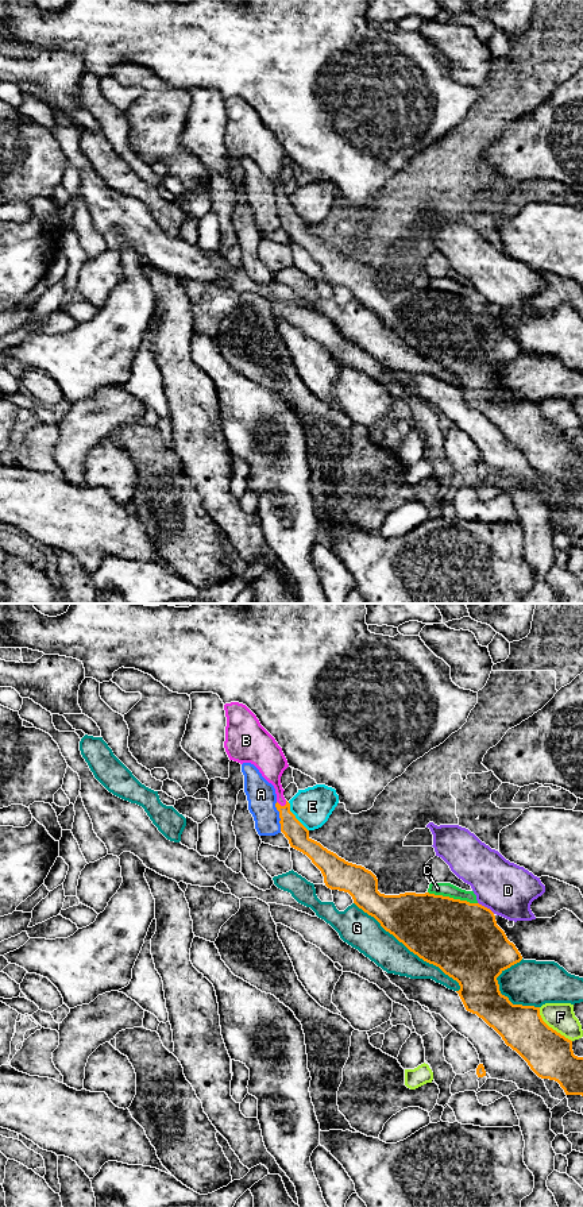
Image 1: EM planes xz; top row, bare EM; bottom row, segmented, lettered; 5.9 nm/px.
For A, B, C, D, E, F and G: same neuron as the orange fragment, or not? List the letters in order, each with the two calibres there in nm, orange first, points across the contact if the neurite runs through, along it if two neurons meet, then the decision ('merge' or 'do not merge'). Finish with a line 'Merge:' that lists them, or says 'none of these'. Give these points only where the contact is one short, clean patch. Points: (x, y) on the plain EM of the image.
A: 130 nm thick on the orange side, 170 nm on the other; do not merge
B: 130 nm thick on the orange side, 160 nm on the other; runs through xz (297, 230), (290, 222), (282, 201), (271, 161); merge
C: 440 nm thick on the orange side, 80 nm on the other; border along xz (428, 286), (477, 299); do not merge
D: 440 nm thick on the orange side, 320 nm on the other; border along xz (478, 297), (494, 308); do not merge
E: 130 nm thick on the orange side, 220 nm on the other; border along xz (288, 197), (289, 205), (308, 226); do not merge
F: 280 nm thick on the orange side, 170 nm on the other; do not merge
G: 420 nm thick on the orange side, 200 nm on the other; do not merge
Merge: B

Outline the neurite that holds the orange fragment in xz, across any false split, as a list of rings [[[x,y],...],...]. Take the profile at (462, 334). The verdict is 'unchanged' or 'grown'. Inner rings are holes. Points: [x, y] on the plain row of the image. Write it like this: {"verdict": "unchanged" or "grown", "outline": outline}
{"verdict": "grown", "outline": [[[231,97],[224,100],[227,122],[224,143],[229,155],[254,159],[262,171],[274,181],[277,189],[275,203],[279,207],[281,227],[289,235],[292,243],[306,250],[321,266],[324,278],[331,285],[348,288],[354,298],[368,311],[374,312],[381,321],[402,338],[410,347],[424,356],[439,362],[445,370],[456,375],[460,385],[456,386],[467,406],[476,409],[490,423],[493,423],[507,441],[516,446],[541,474],[555,475],[564,485],[565,490],[583,491],[583,452],[578,452],[572,446],[572,436],[549,423],[540,410],[540,402],[513,400],[507,392],[499,386],[497,373],[511,360],[522,355],[521,348],[510,338],[505,327],[497,320],[494,308],[479,300],[467,296],[453,294],[435,289],[405,288],[399,290],[385,290],[378,286],[377,271],[362,261],[356,261],[339,252],[336,248],[324,243],[320,238],[309,232],[309,225],[290,207],[290,198],[283,192],[281,171],[289,162],[287,155],[275,134],[260,120],[256,111],[243,99]]]}

